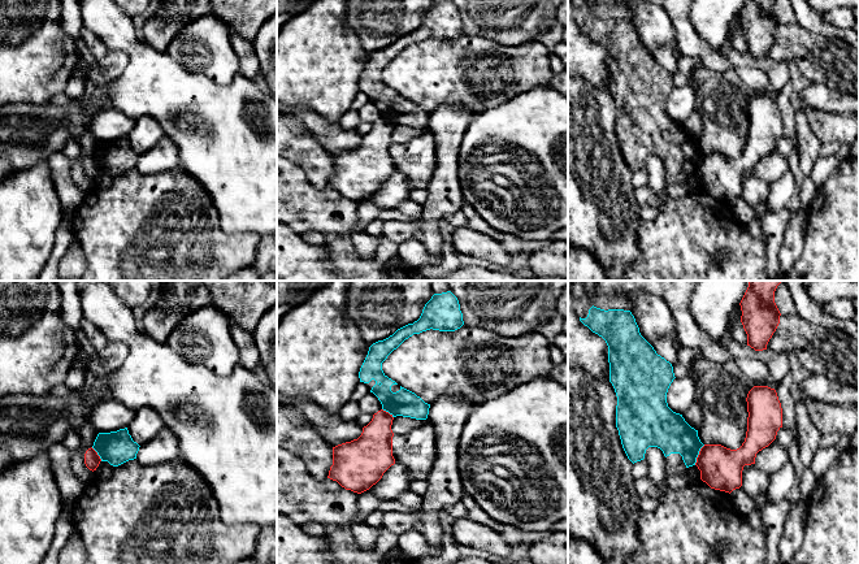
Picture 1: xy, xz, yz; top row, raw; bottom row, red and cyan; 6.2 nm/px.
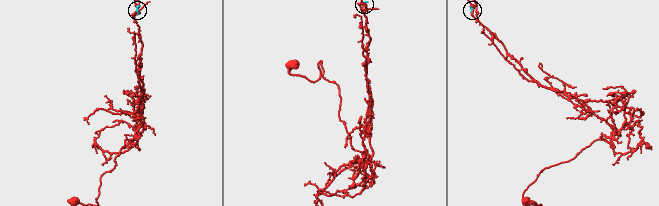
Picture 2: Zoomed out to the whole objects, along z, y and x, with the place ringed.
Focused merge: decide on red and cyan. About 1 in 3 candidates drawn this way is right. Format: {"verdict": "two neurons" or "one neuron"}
{"verdict": "two neurons"}

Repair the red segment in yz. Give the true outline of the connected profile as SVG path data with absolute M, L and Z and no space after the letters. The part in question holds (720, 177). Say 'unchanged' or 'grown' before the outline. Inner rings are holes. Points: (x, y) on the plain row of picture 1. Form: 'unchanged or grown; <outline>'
unchanged; M754 95L746 107L747 140L742 155L737 159L721 153L704 153L695 174L700 188L711 198L732 201L742 195L745 174L755 173L759 160L768 156L782 136L782 117L775 97Z

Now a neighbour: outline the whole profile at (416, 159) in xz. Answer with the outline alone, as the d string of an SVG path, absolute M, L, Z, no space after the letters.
M426 127L420 136L407 143L394 143L392 165L403 174L412 190L426 188L435 169L435 143Z

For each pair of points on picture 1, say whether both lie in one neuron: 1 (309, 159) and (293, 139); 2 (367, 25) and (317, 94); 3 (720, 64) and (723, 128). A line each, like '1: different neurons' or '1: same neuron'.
1: same neuron
2: different neurons
3: different neurons

